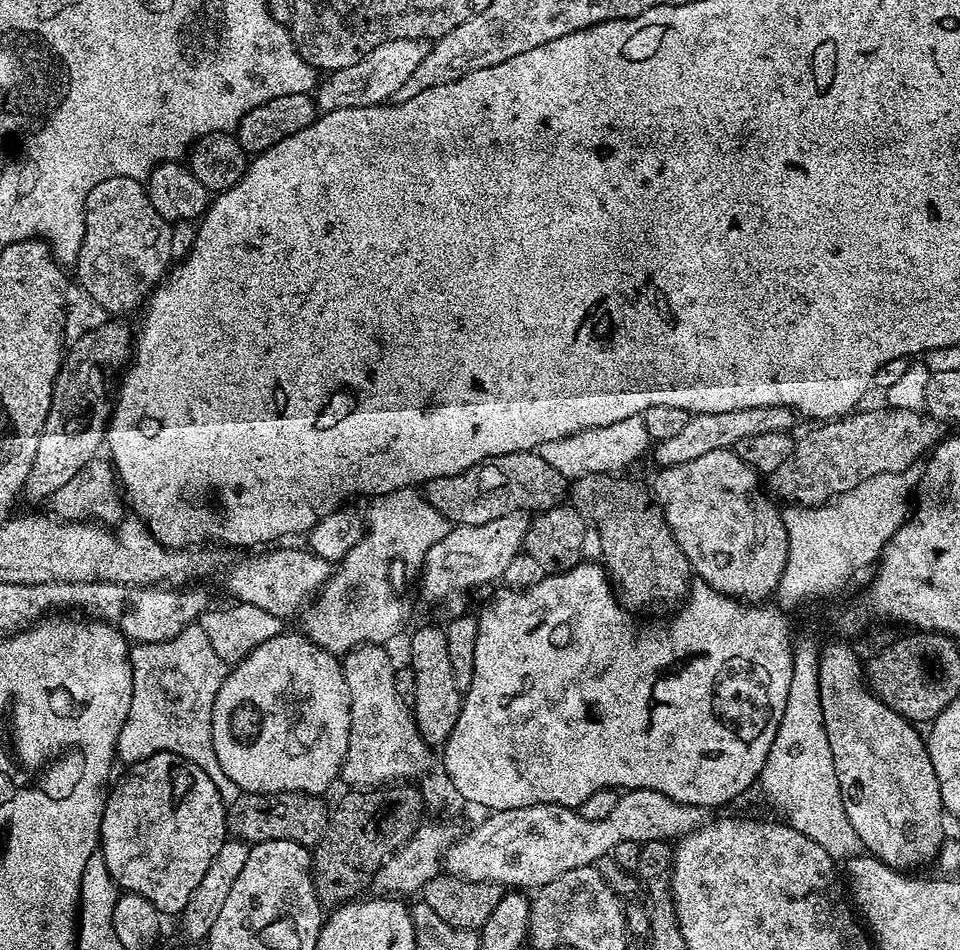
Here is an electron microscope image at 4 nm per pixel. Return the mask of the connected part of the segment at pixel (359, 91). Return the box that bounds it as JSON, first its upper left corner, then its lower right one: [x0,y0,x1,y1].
[314,38,430,113]

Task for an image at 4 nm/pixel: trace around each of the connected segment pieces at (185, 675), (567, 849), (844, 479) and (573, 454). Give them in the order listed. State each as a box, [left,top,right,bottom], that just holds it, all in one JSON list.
[[116,623,240,803],[443,788,706,890],[767,408,942,508],[538,415,649,478]]

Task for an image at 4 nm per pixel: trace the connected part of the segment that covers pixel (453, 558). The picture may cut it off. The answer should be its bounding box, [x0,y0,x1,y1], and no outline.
[419,512,529,600]

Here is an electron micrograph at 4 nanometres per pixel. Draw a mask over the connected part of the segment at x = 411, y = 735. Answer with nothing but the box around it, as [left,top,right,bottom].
[342,644,433,790]

